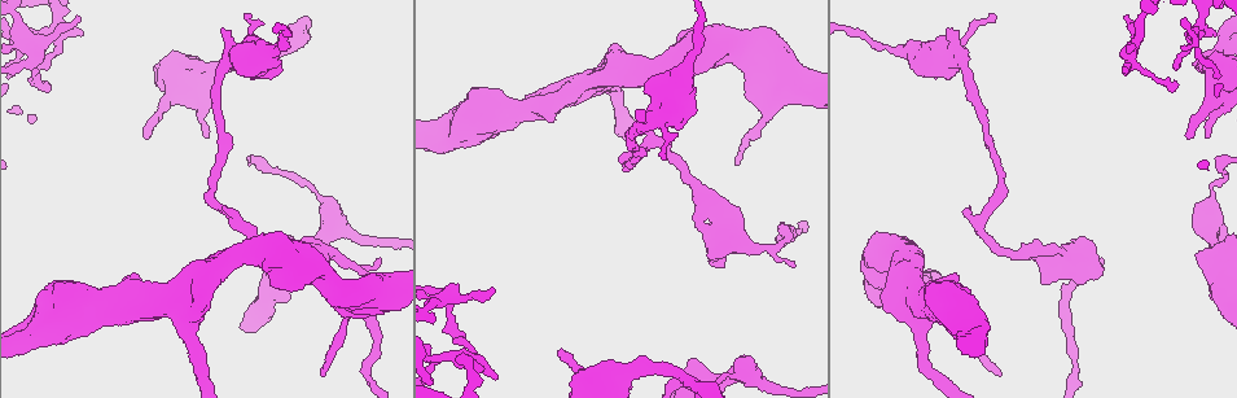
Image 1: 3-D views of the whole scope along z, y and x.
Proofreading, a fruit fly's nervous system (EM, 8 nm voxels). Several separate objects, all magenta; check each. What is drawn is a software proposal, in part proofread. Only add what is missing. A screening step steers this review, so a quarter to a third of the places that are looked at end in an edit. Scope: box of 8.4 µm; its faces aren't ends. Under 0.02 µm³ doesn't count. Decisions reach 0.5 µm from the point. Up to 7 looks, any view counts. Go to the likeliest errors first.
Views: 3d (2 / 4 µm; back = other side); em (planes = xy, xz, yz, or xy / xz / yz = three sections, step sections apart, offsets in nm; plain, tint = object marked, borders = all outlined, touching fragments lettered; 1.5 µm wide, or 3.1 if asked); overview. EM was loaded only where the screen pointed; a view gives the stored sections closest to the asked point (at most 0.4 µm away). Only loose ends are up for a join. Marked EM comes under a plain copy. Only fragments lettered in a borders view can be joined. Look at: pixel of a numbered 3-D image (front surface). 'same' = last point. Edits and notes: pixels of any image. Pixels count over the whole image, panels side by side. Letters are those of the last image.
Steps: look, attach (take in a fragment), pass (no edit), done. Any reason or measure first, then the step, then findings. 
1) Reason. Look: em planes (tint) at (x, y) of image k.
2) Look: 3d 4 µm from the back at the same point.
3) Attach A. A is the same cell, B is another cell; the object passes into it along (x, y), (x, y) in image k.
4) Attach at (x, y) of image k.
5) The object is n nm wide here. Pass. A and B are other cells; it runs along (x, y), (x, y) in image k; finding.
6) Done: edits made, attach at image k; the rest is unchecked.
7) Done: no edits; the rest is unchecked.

Thick end. Look: 3d 4 µm at (637, 110) of image 1.

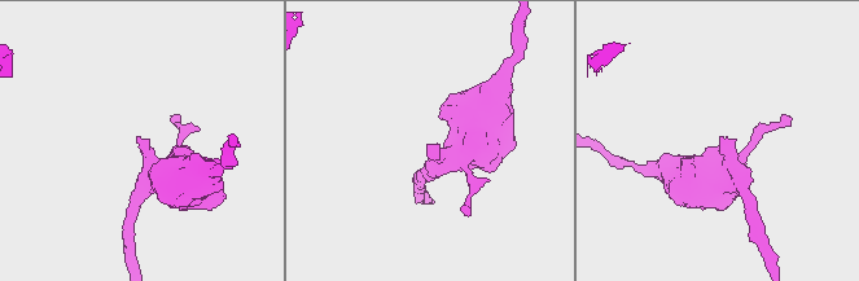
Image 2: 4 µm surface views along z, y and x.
Look: em planes (borders) at (720, 136) of image 2.

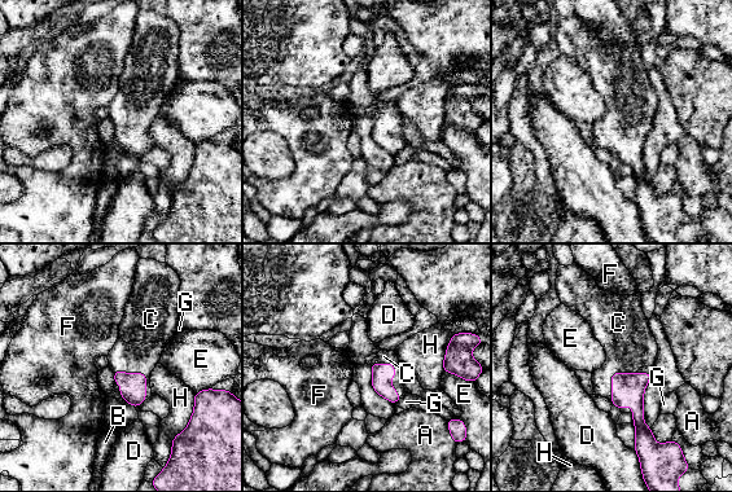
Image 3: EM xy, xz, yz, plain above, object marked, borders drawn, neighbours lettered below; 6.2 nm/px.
Attach C. C is the same cell, A, B, D, E, F, G and H are other cells; it goes on there.

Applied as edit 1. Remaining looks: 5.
Free end. Look: em planes (tint) at (550, 119) of image 1.

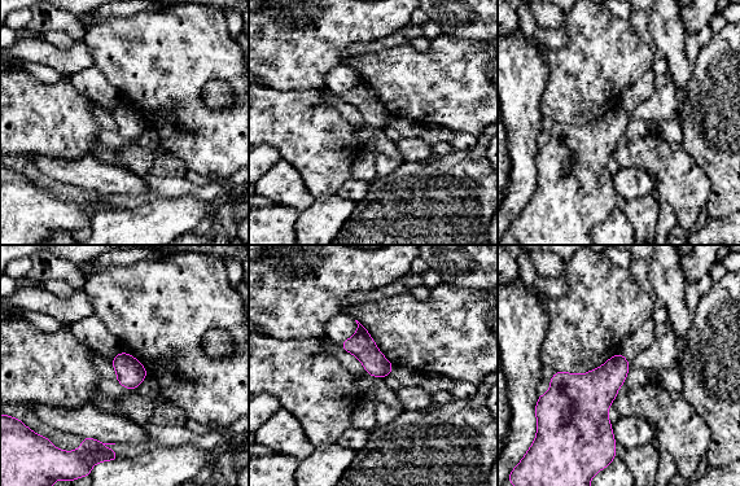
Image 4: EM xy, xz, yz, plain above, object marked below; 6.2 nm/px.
See the neighbours. Look: em planes (borders) at the same point.

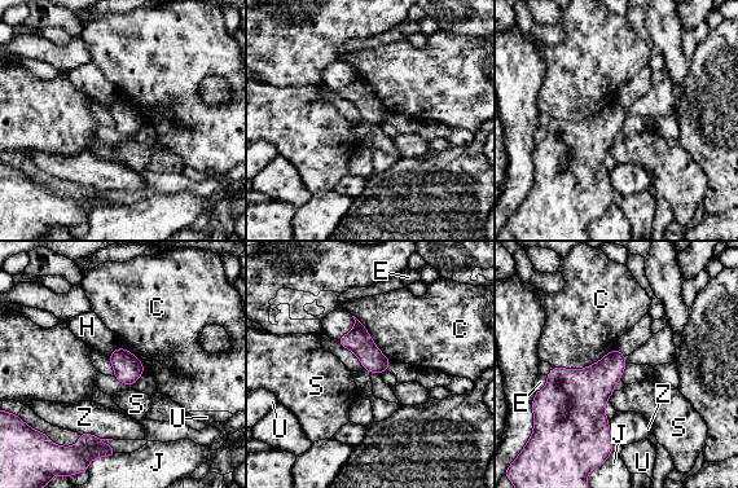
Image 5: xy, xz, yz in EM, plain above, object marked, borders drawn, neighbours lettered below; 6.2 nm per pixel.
Pass. C, E, H, J, S, U and Z are other cells; a border runs along (615, 347), (580, 369), (552, 368) in image 5; no lettered fragment goes on from it.

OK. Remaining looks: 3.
Tapers out. Look: 3d 2 µm at (378, 260) of image 1.

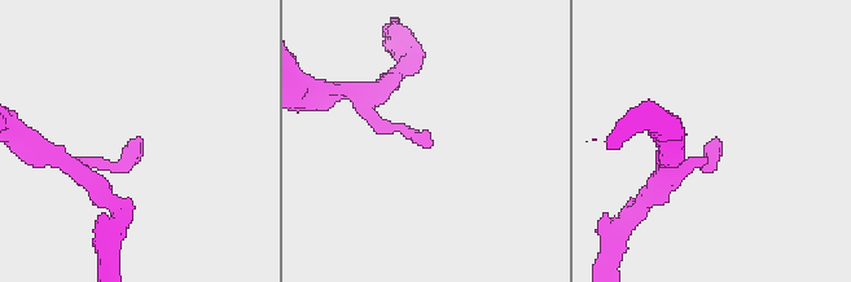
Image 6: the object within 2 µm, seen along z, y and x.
Look: em planes (tint) at (717, 138) of image 6.

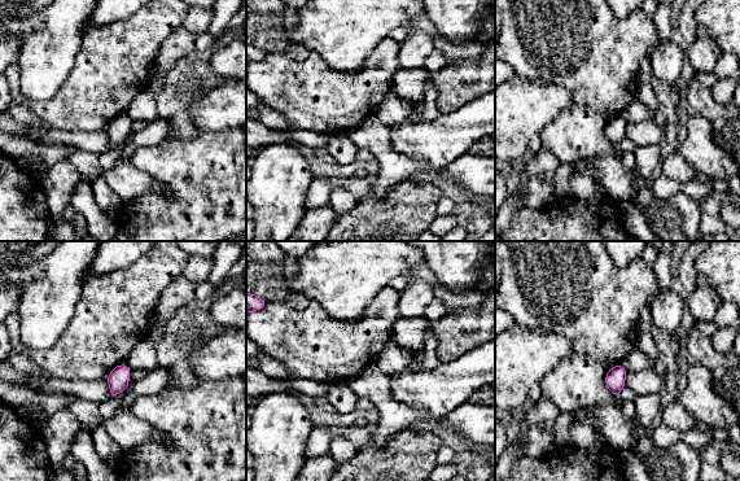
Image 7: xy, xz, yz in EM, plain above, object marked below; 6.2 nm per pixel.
What lies round it. Look: em planes (borders) at the same point.

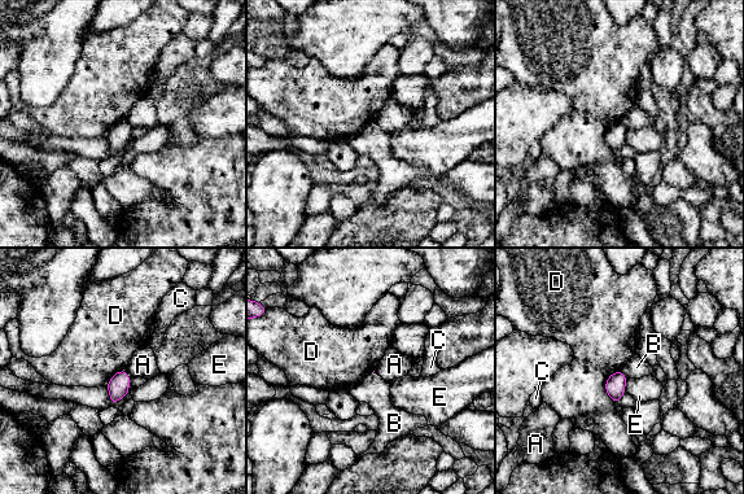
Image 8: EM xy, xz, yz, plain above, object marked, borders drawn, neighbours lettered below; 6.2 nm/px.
Pass. A, B, C, D and E are other cells; none of them fits.

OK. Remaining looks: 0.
Done: edits made, attach at image 3; the rest is unchecked.

